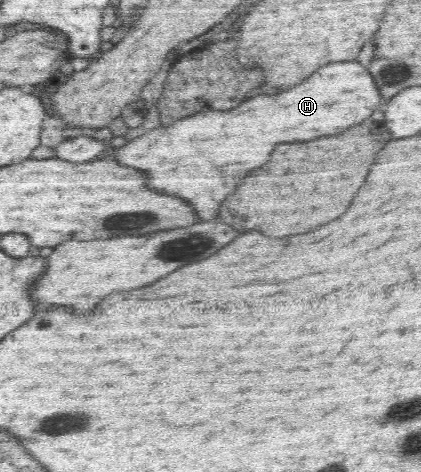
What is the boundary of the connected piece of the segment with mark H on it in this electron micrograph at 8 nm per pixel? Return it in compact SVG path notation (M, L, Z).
M333 62L319 68L313 76L289 88L287 92L281 92L275 96L255 96L227 112L200 112L176 120L169 126L160 125L121 147L110 148L105 156L129 168L143 170L149 176L149 188L189 202L197 214L197 220L207 222L217 214L219 202L231 194L229 190L235 190L237 182L245 178L249 170L259 168L269 160L275 144L315 140L321 136L341 134L349 126L355 126L365 118L369 118L373 110L381 106L381 102L383 98L365 66L357 62Z

